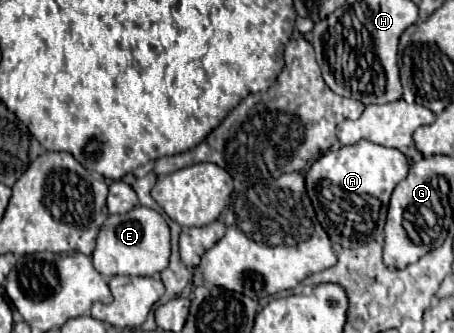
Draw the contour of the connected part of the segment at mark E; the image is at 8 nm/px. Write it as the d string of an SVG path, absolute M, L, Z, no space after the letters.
M136 205L122 215L110 215L100 229L92 261L96 271L110 279L114 275L144 275L152 277L168 267L171 254L171 233L160 213L154 209Z

